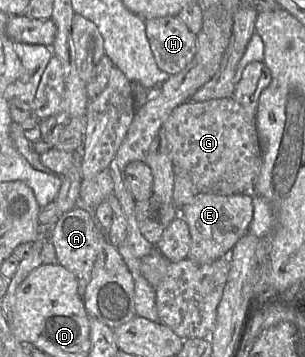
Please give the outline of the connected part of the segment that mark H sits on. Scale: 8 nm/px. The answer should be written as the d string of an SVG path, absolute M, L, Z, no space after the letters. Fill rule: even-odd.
M177 16L145 20L146 36L160 70L172 76L182 71L197 51L197 36Z

